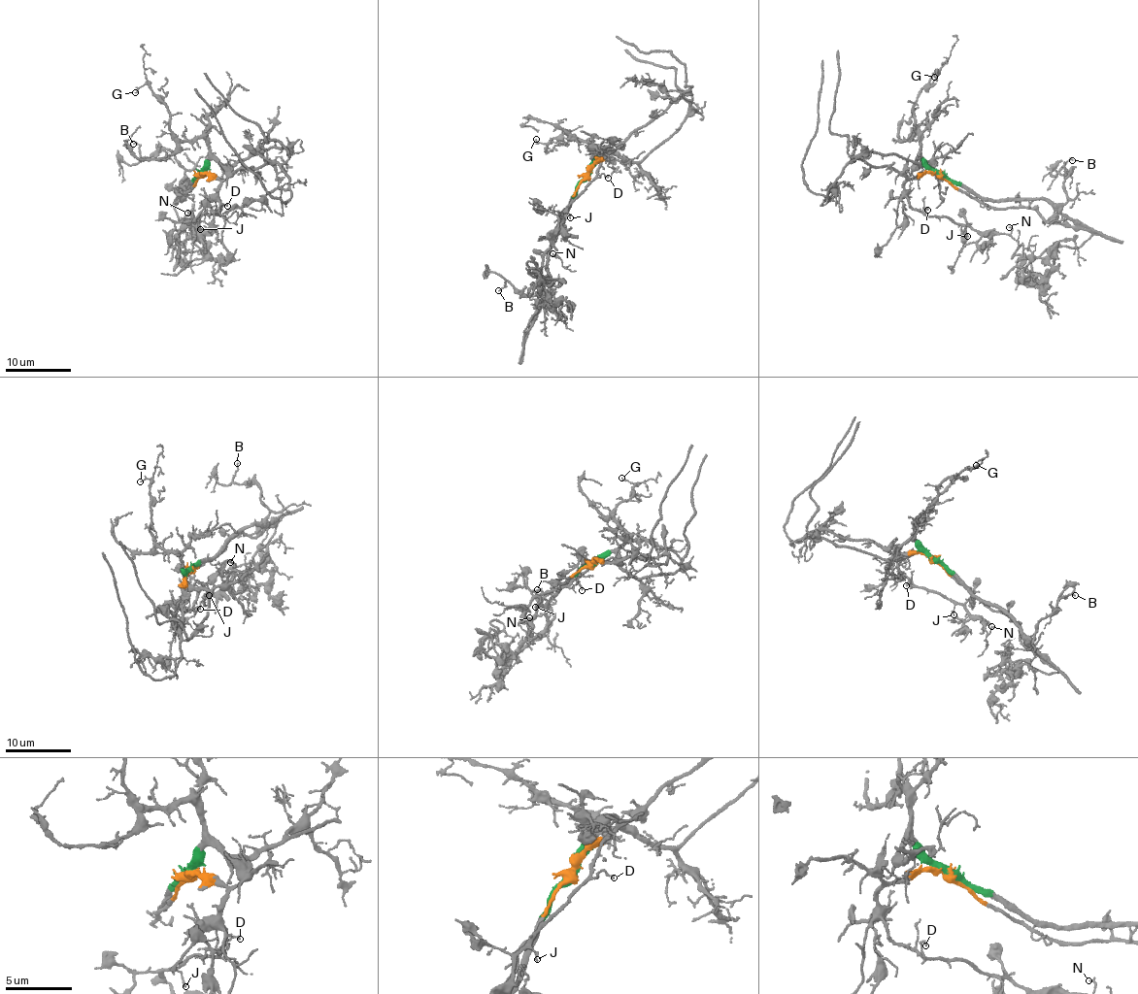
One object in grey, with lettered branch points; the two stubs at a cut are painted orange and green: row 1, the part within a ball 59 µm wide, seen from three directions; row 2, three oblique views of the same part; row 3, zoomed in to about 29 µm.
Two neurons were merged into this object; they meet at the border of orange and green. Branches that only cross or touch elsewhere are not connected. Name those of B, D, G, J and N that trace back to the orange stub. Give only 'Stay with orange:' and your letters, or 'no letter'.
Stay with orange: D, J, N

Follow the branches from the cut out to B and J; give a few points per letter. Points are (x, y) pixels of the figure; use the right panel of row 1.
B: (939, 175), (996, 201), (1049, 199), (1061, 204), (1067, 195), (1064, 180), (1071, 172), (1058, 173), (1072, 160)
J: (939, 175), (915, 176), (906, 182), (904, 197), (913, 208), (932, 216), (947, 215), (963, 225), (967, 236)

